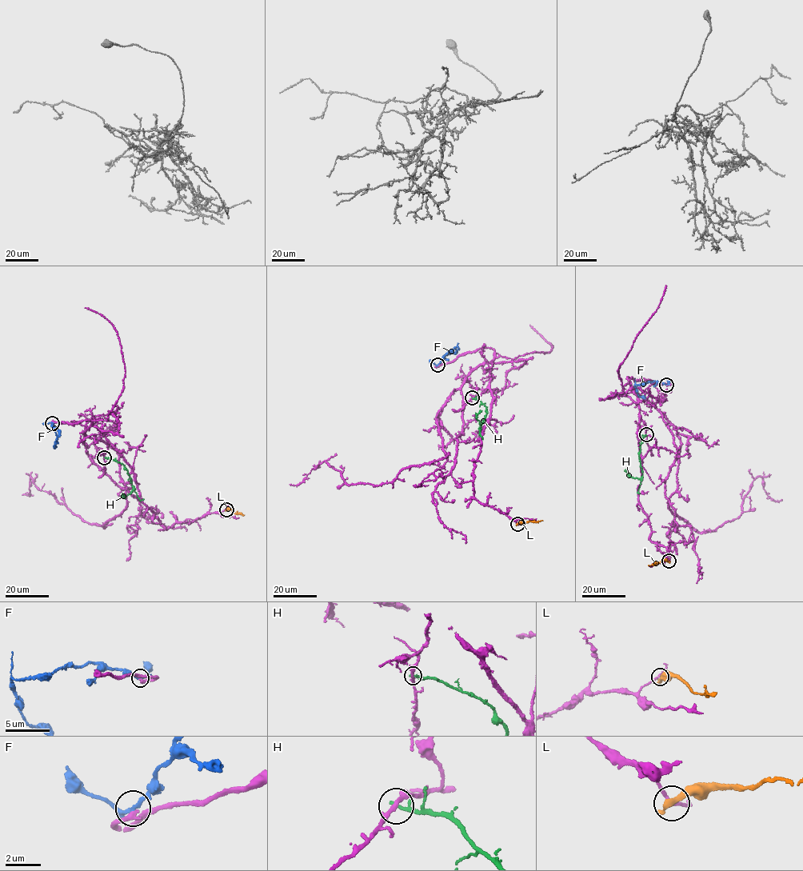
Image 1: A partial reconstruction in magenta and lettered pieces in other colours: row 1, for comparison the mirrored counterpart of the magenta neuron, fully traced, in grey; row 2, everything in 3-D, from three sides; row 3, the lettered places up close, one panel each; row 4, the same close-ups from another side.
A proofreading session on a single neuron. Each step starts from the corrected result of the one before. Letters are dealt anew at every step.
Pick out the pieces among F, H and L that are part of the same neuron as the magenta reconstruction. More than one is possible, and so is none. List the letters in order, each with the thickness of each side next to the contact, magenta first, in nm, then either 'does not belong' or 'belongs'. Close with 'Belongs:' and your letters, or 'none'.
F: calibres 280 and 170 nm; does not belong
H: calibres 220 and 220 nm; does not belong
L: calibres 170 and 240 nm; does not belong
Belongs: none

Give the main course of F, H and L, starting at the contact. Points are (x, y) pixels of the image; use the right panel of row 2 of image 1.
F: (666, 385), (654, 381), (635, 385), (637, 394), (645, 399)
H: (646, 434), (640, 444), (641, 477), (632, 477), (625, 470)
L: (669, 561), (649, 565)

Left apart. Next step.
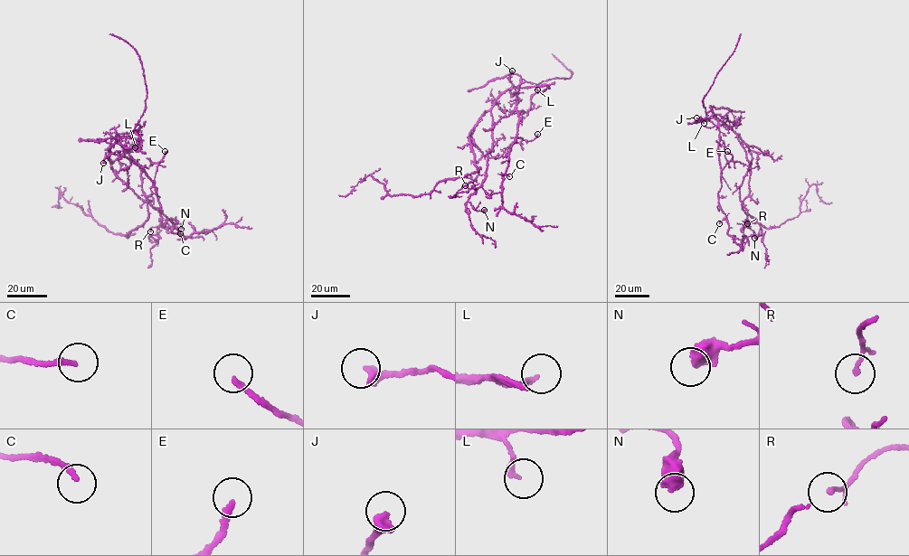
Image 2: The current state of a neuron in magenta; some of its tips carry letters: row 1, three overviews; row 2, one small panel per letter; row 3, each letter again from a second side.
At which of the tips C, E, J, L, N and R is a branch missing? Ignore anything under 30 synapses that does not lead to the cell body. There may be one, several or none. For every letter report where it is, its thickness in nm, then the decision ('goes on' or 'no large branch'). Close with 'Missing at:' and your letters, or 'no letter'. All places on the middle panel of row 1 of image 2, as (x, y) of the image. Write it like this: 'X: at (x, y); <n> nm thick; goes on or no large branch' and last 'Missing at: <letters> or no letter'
C: at (509, 176); 200 nm thick; goes on
E: at (537, 134); 200 nm thick; no large branch
J: at (512, 70); 420 nm thick; goes on
L: at (537, 89); 170 nm thick; goes on
N: at (484, 210); 600 nm thick; no large branch
R: at (465, 185); 110 nm thick; no large branch
Missing at: C, J, L

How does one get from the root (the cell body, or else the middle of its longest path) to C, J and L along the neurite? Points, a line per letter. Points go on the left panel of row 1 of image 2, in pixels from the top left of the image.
C: (108, 159), (108, 148), (115, 144), (127, 150), (153, 183), (160, 211), (173, 222), (173, 231), (180, 233)
J: (108, 159), (108, 148), (117, 143), (122, 146), (123, 149), (111, 154), (103, 163)
L: (108, 159), (108, 148), (115, 144), (135, 147)

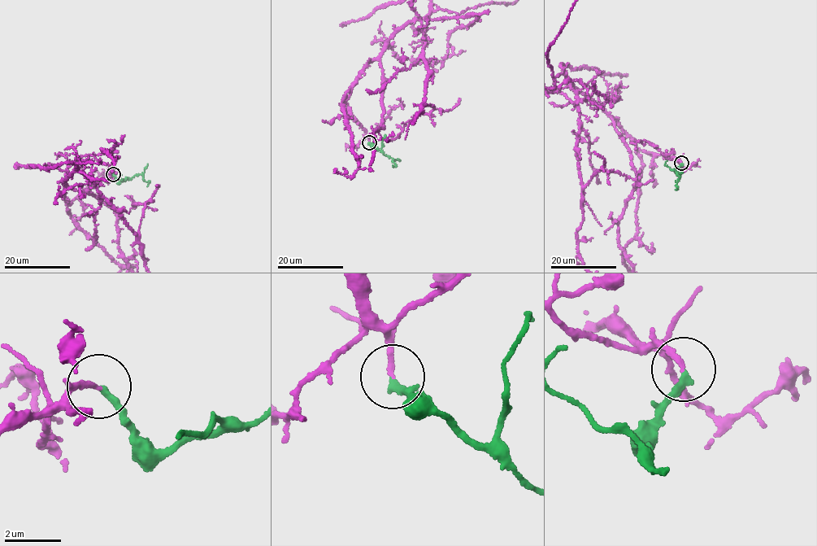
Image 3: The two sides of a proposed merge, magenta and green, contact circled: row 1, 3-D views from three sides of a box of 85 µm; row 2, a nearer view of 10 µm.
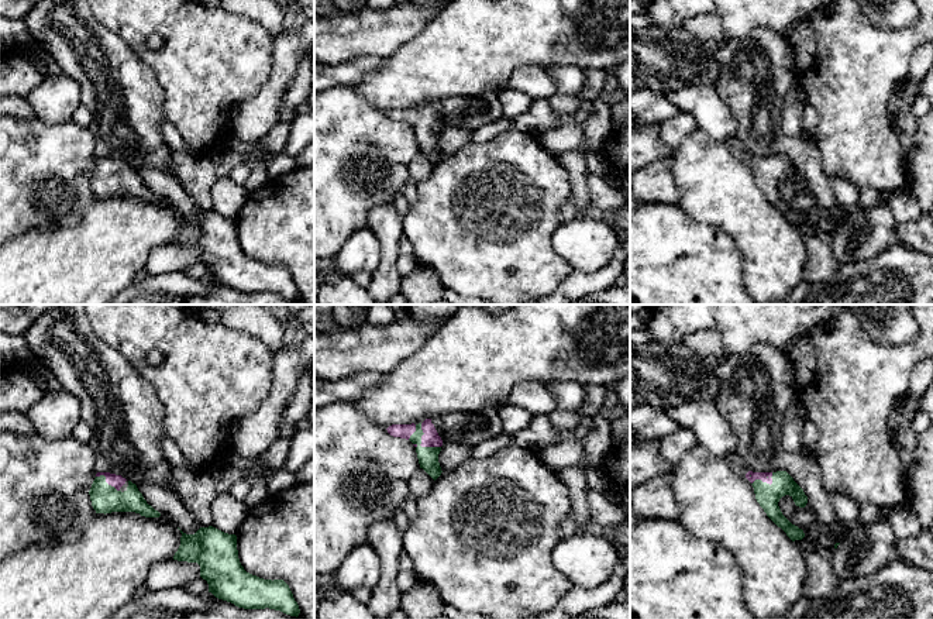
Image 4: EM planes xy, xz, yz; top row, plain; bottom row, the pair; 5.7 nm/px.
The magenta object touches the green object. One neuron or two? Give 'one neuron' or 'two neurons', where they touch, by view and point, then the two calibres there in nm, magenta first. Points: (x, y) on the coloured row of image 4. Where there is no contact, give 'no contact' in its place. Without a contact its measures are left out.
one neuron | xz (420, 444) | 100/110 nm

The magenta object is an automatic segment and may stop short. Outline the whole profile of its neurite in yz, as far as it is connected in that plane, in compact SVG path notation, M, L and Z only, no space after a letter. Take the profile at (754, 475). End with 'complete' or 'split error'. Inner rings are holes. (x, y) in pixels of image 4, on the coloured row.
M748 471L746 478L751 482L755 499L764 509L767 516L781 527L786 536L795 541L802 540L805 533L798 526L792 525L781 512L778 502L782 496L789 495L795 505L805 508L808 496L803 489L793 481L786 471L777 472L753 472Z; split error

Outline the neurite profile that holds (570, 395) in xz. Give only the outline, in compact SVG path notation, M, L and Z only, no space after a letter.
M548 382L551 393L555 396L557 409L578 412L585 400L586 392L578 382Z

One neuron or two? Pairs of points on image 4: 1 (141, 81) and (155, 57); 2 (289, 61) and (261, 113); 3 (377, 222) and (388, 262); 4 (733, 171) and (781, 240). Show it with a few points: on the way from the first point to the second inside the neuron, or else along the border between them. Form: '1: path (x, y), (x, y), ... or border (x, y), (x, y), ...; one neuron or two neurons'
1: border (126, 44), (152, 71), (165, 96); two neurons
2: path (282, 74), (268, 100); one neuron
3: path (386, 231), (388, 253); one neuron
4: path (733, 188), (733, 192), (764, 223); one neuron

